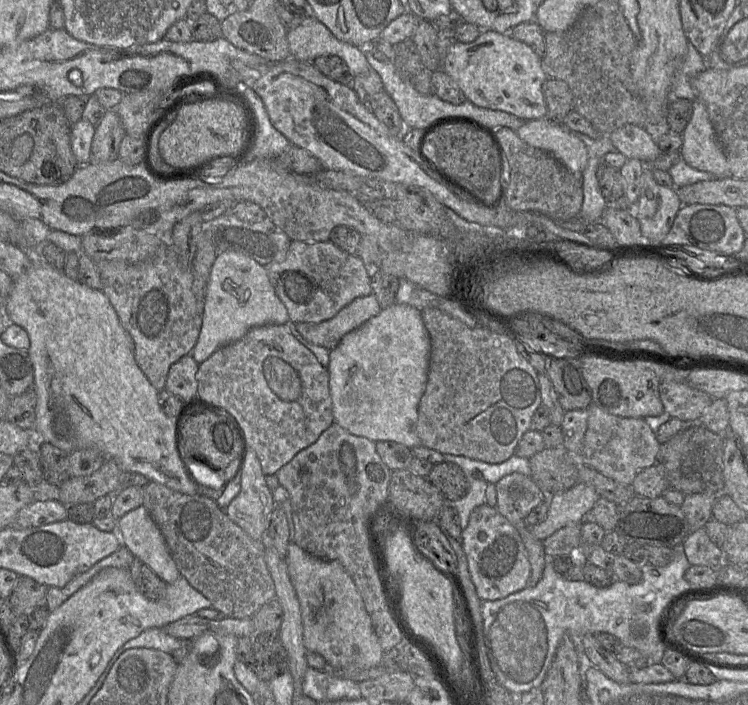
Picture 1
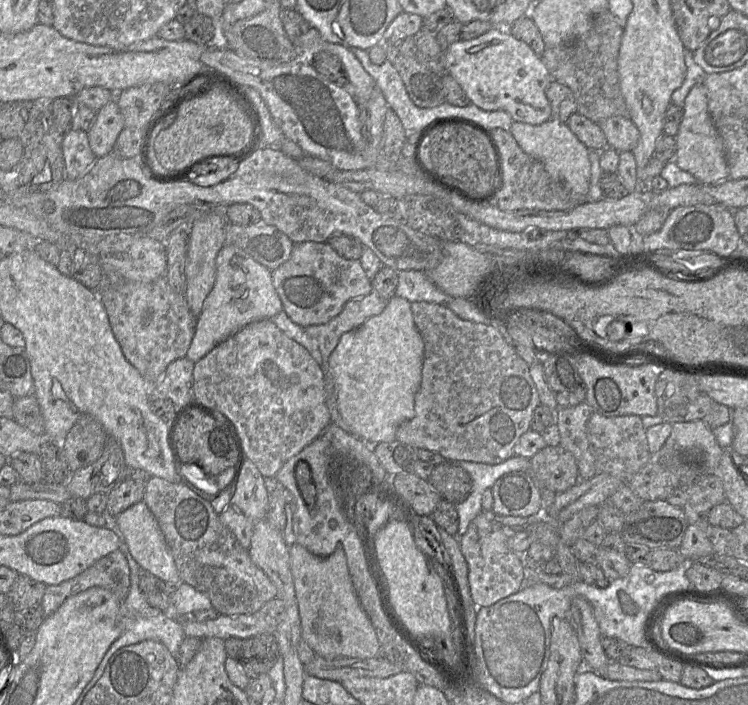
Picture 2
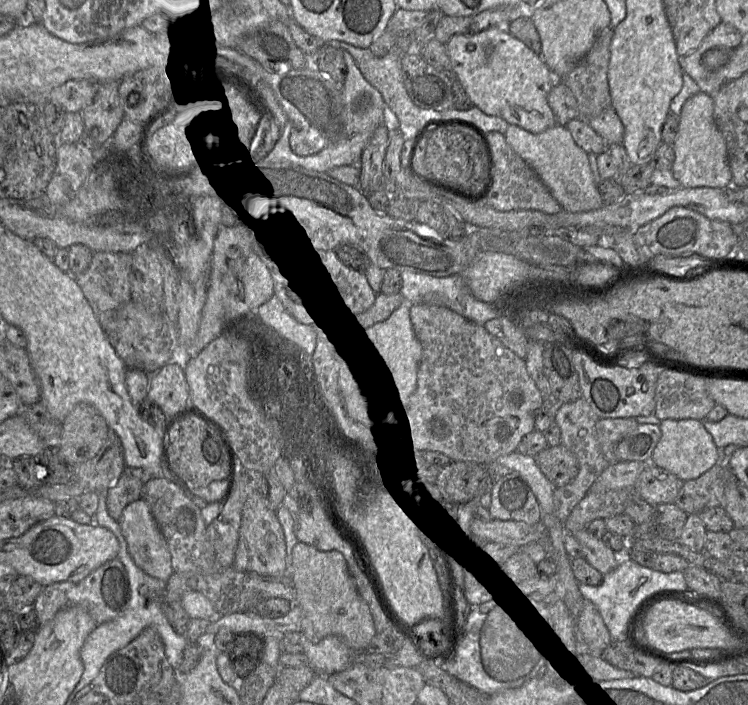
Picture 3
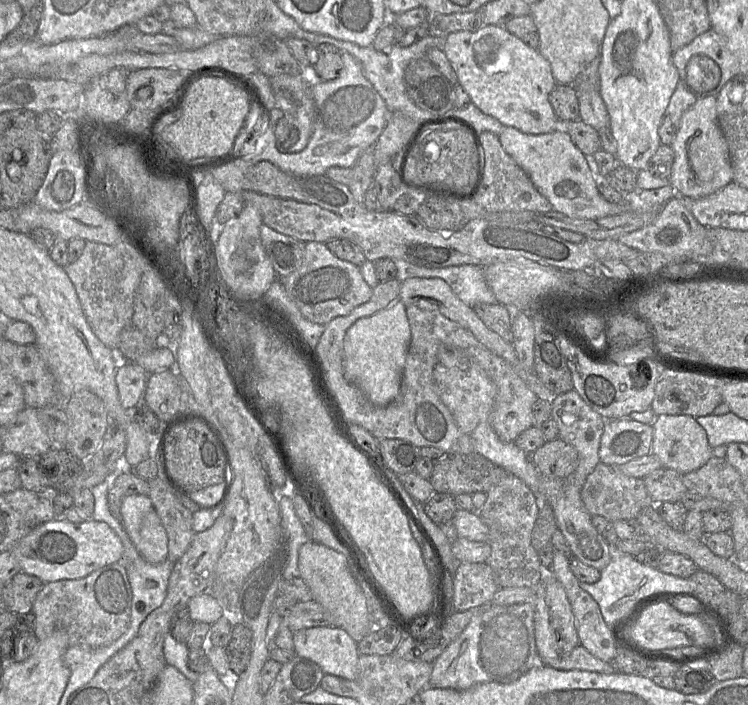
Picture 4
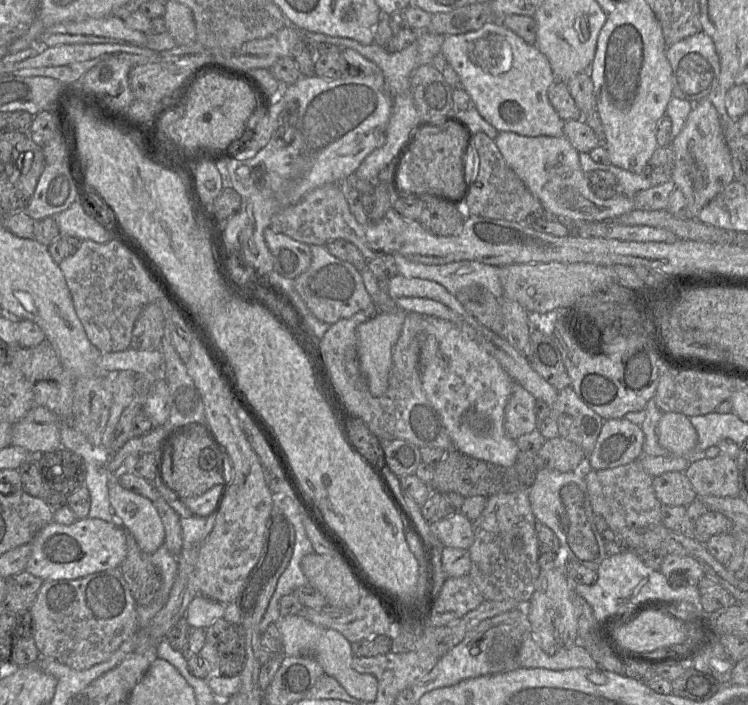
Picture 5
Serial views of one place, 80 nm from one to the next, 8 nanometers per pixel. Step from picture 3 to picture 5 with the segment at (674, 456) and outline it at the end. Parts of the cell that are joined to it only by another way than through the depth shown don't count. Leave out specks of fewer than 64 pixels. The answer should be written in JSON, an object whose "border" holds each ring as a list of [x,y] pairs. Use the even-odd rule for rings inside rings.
{"border":[[[668,412],[660,418],[656,434],[658,442],[670,455],[687,457],[695,453],[698,435],[689,417]]]}

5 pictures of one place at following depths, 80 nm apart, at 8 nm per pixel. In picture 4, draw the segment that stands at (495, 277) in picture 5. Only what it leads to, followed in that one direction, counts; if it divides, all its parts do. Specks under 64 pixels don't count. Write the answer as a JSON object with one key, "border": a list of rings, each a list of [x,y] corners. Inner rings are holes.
{"border":[[[392,259],[396,268],[396,279],[402,283],[408,278],[439,278],[446,282],[453,293],[467,306],[498,303],[488,287],[483,268],[464,264],[445,268],[425,268],[402,259]]]}

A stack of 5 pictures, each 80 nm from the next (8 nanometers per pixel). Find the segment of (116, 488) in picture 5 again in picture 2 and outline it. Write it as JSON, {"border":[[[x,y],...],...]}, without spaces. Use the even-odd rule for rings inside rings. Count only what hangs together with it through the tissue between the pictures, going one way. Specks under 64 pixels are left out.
{"border":[[[144,500],[137,502],[121,512],[117,517],[117,525],[121,530],[129,552],[137,564],[145,571],[171,585],[178,585],[180,577],[171,551],[163,533]]]}

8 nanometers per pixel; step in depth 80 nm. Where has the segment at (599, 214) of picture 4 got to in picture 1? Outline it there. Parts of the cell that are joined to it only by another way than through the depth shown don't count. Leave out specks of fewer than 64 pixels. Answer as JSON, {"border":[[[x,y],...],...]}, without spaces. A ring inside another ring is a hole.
{"border":[[[548,119],[528,120],[516,134],[526,144],[544,150],[573,173],[583,173],[588,165],[585,144],[563,124]]]}

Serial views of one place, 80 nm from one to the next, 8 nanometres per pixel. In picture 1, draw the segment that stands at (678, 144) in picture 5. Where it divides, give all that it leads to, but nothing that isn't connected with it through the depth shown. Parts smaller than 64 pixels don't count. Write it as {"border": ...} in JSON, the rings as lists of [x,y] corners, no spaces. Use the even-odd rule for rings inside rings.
{"border":[[[696,98],[692,106],[691,119],[681,134],[683,139],[680,149],[682,159],[692,168],[711,173],[717,178],[731,177],[729,176],[729,165],[726,156],[716,137],[705,104]]]}

